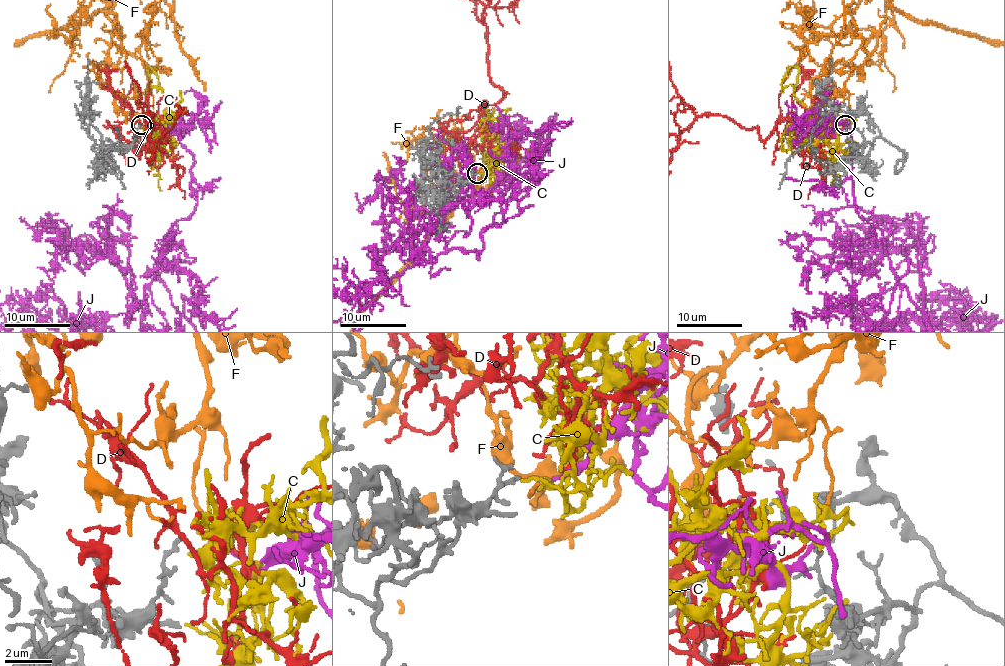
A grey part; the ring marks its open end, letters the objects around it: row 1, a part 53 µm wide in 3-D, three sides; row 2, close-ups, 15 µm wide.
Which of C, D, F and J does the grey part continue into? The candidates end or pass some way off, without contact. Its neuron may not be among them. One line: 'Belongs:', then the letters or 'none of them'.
Belongs: J

